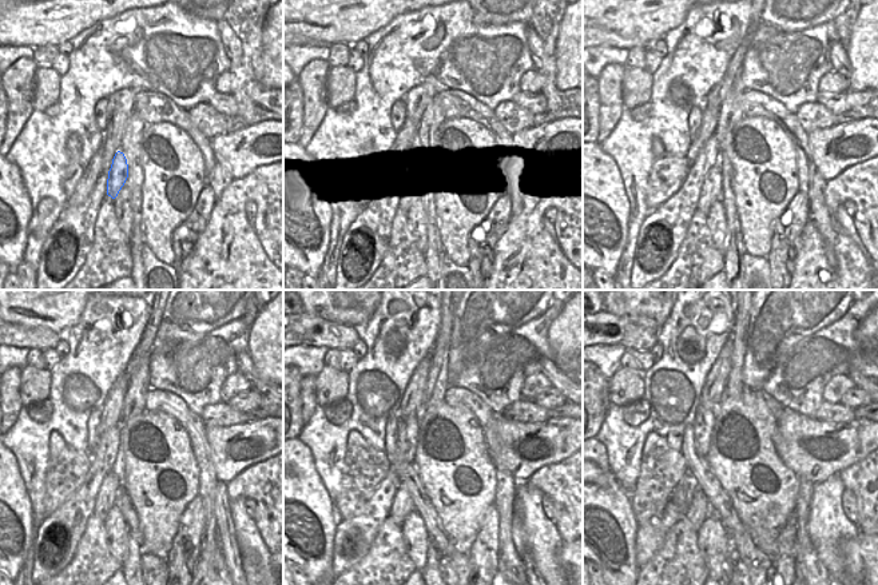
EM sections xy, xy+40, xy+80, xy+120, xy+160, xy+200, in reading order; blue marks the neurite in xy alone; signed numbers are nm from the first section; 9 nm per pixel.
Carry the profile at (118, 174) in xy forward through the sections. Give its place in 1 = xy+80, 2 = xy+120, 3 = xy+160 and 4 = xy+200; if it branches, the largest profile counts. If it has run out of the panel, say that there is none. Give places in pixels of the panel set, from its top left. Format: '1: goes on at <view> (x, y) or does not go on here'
1: goes on at xy+80 (711, 190)
2: goes on at xy+120 (106, 496)
3: goes on at xy+160 (402, 505)
4: goes on at xy+200 (699, 509)

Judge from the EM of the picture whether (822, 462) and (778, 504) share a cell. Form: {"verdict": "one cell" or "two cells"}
{"verdict": "two cells"}

